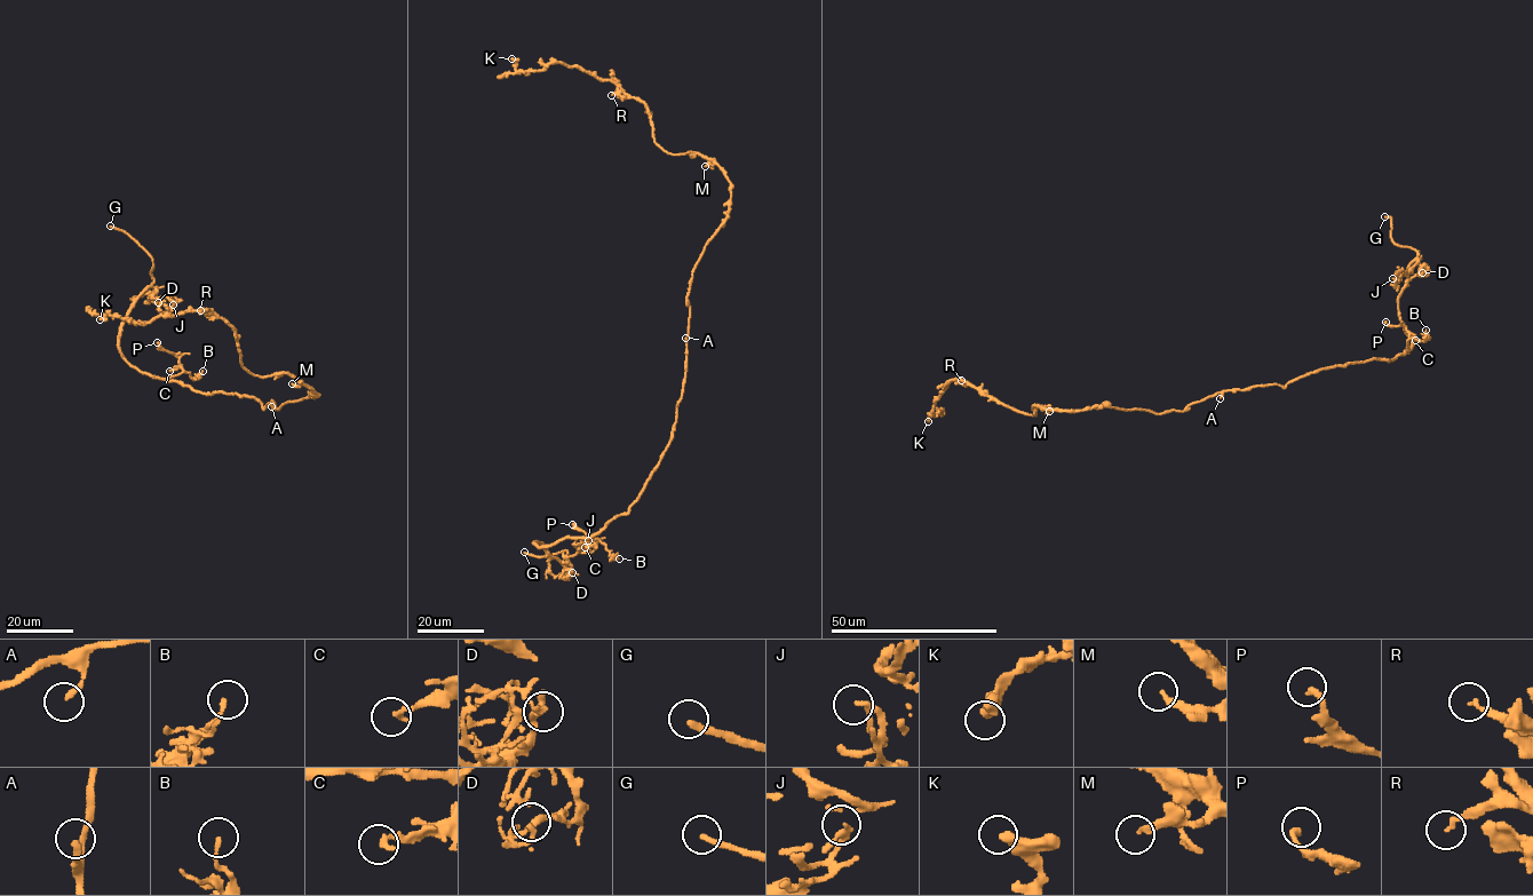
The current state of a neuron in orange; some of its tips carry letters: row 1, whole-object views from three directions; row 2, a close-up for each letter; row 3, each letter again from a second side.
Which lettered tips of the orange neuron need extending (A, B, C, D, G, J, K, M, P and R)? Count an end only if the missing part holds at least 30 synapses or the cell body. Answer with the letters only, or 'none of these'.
G

